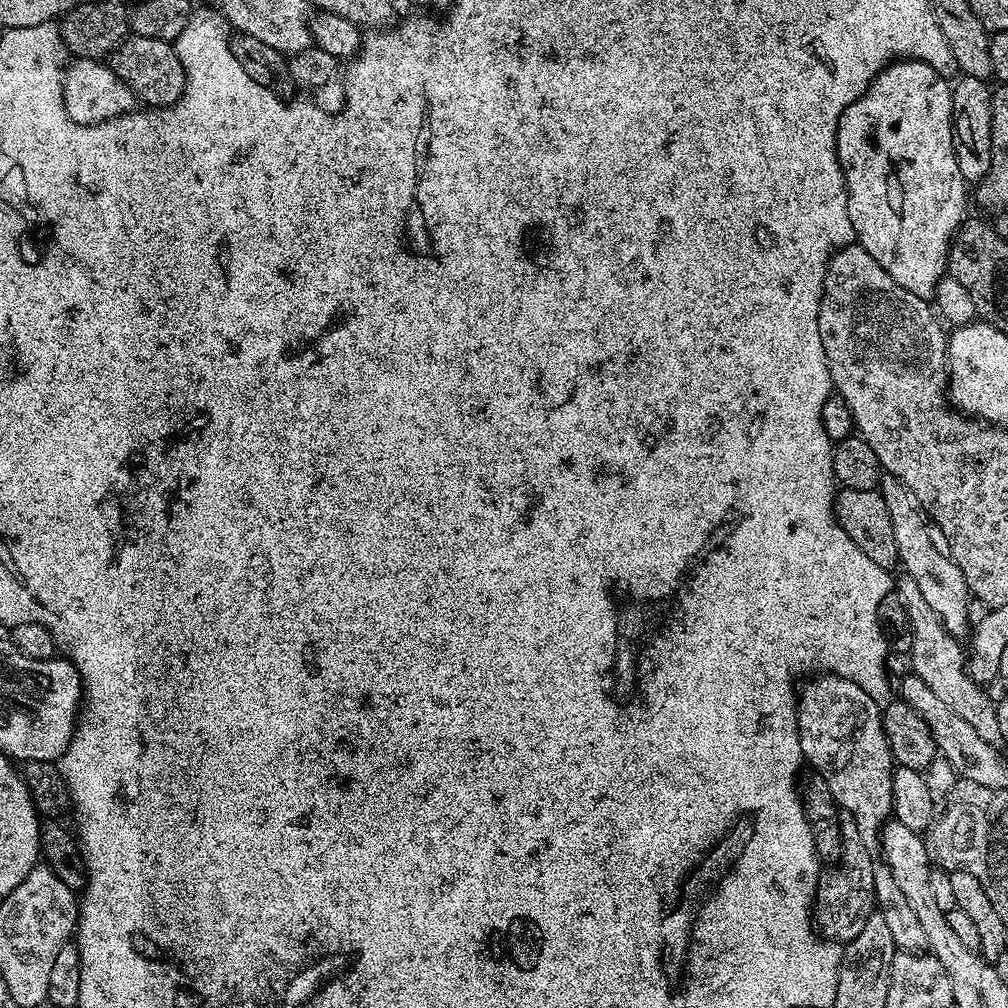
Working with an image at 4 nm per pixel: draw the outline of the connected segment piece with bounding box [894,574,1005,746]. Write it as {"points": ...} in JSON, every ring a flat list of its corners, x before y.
{"points":[[906,574,897,575,894,594,902,602,908,615,908,626,912,629,911,671,922,678,922,682,926,682,926,686,930,686,930,690,934,690,934,694,938,694,938,698,942,698,942,702,946,702,946,706,954,710,954,714,958,714,958,718,963,718,973,728,974,734,978,734,978,738,993,746,1003,745,1005,741,998,726,996,704,984,693,987,691,981,685,972,681,972,676,968,673,965,649,960,649,961,641,951,636,946,626,942,626,942,618,934,614,934,609,926,602,918,585,914,583,914,578]]}

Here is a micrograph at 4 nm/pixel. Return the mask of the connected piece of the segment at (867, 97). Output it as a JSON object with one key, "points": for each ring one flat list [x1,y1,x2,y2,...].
{"points":[[899,59,895,62,889,63,876,77,872,79,871,86,866,90,866,94,862,94,862,98,858,98,850,106,846,106,846,110,840,116,838,122,838,130,834,133,834,147,838,150,838,158,840,159,840,165,844,168,844,181,848,187,848,209,850,210,850,222,852,223,852,234,855,243,866,250,866,254,870,254,870,258,874,258,874,262,878,262,878,266,882,266,882,270,886,270,886,274,890,274,890,278,894,278,894,282,898,282,898,286,902,286,902,290,910,290,910,294,914,294,918,298,928,300,935,297,936,287,938,282,942,279,948,271,948,247,952,244,952,237,956,235,956,231,959,230,960,225,964,223,966,219,966,213,964,211,968,208,968,200,970,204,970,188,969,185,962,178,962,170,958,170,958,158,956,157,956,146,954,143,954,129,952,127,952,90,953,85,947,84,943,80,941,69,931,68,926,62,921,60,902,60]]}

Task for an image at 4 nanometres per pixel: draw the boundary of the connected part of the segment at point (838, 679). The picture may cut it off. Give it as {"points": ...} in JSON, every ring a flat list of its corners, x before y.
{"points":[[816,674,807,681,808,685,798,692,796,721,798,722,798,738,802,742,802,754,807,767,813,773,826,778,826,786,830,794,834,794,837,805,848,812,854,822,858,822,858,834,862,834,862,842,869,854,880,852,880,833,884,825,893,815,892,810,892,773,894,761,890,742,884,733,884,713,881,701,875,700,858,682,850,682,841,676]]}

